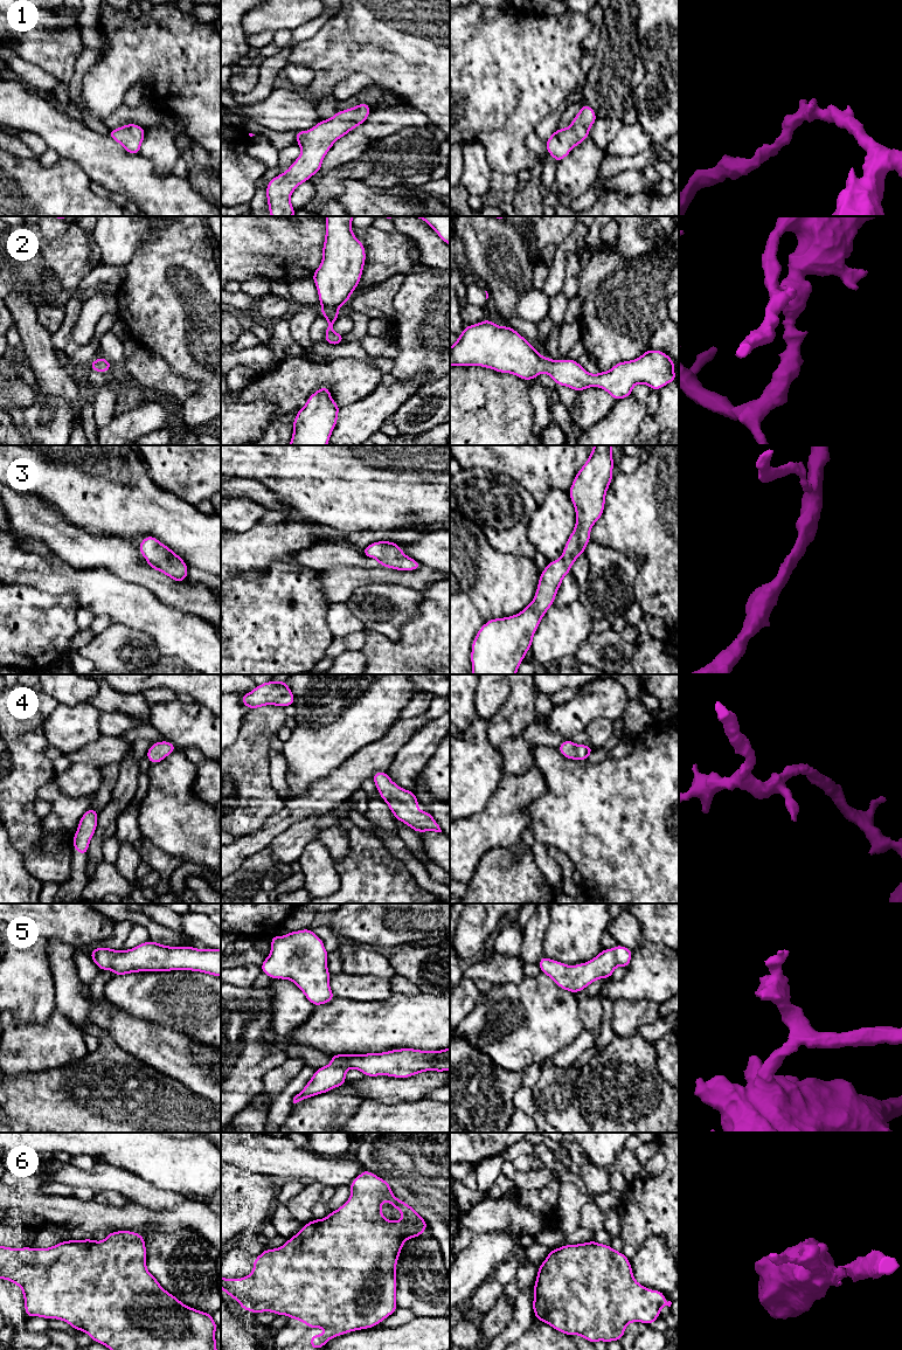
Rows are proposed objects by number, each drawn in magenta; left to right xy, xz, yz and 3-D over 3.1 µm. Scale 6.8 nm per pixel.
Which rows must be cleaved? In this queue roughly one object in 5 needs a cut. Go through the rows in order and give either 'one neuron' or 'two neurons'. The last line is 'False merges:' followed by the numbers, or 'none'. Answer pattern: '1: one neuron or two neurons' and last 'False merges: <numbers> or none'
1: one neuron
2: one neuron
3: one neuron
4: one neuron
5: one neuron
6: one neuron
False merges: none

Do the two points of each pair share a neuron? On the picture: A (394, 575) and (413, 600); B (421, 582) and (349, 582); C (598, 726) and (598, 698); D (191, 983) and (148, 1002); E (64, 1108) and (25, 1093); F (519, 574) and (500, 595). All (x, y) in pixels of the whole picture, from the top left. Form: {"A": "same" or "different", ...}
{"A": "different", "B": "same", "C": "different", "D": "same", "E": "same", "F": "same"}

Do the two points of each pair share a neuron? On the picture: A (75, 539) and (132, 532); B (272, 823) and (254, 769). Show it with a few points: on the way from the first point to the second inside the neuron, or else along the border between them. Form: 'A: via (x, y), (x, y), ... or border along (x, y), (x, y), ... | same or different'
A: border along (74, 523), (94, 534), (113, 537), (125, 541) | different
B: border along (286, 801), (258, 829), (249, 833) | different

